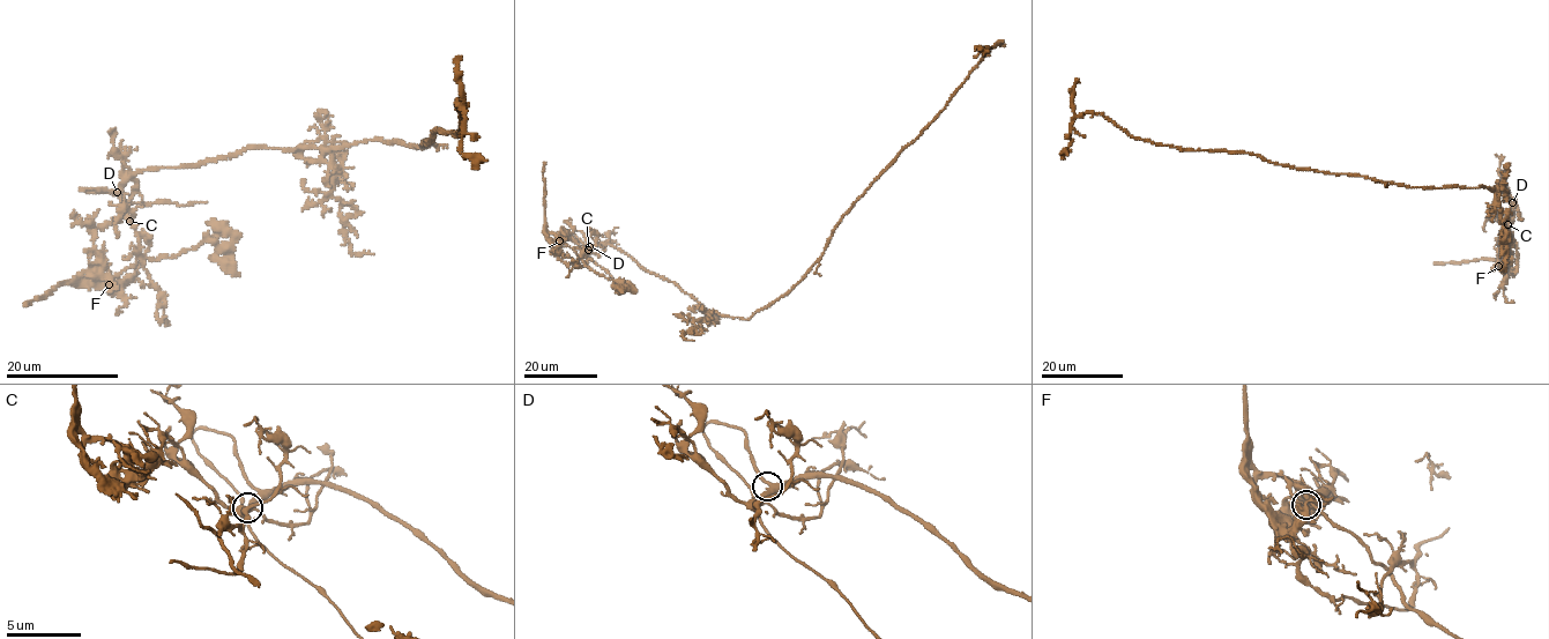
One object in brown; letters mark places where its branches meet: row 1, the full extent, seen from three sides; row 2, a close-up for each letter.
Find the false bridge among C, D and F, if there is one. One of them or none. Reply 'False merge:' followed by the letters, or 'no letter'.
False merge: F

